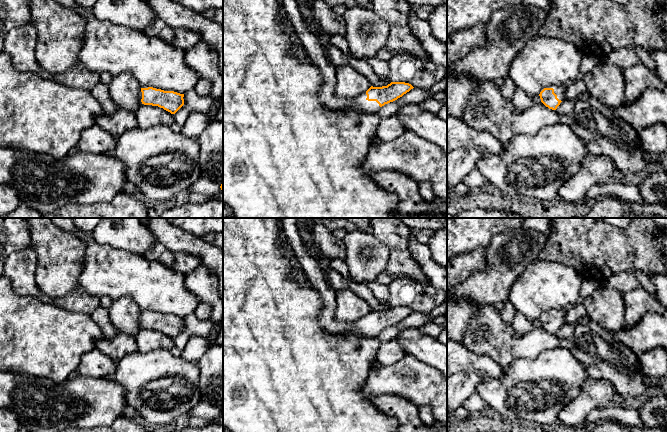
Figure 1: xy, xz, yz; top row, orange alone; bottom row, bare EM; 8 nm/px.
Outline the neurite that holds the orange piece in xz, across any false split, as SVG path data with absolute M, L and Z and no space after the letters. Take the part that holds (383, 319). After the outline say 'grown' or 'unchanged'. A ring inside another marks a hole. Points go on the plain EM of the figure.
M391 306L387 310L371 310L366 316L353 322L362 338L377 337L382 330L397 324L414 311L405 306Z; grown

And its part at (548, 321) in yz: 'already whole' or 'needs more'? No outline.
needs more

